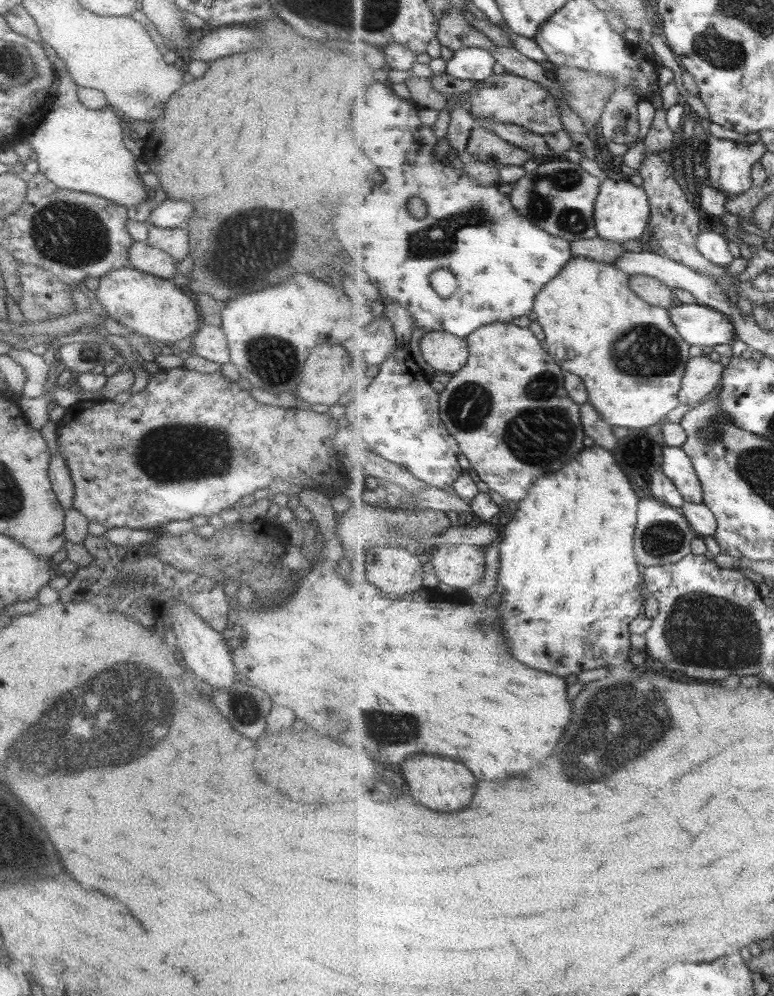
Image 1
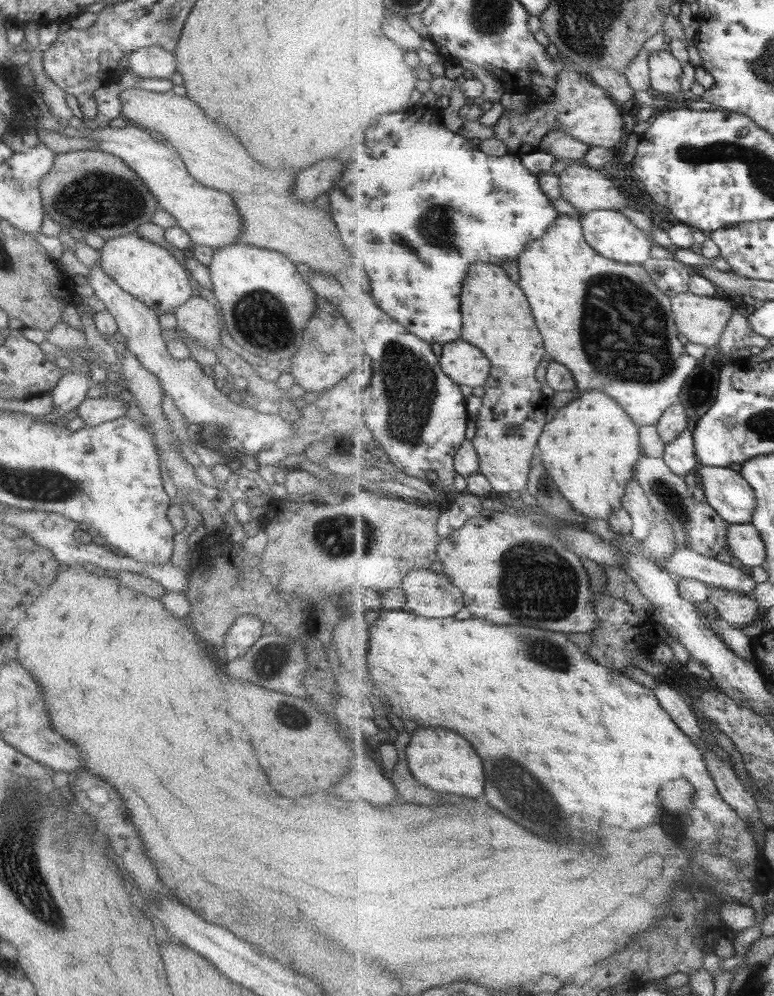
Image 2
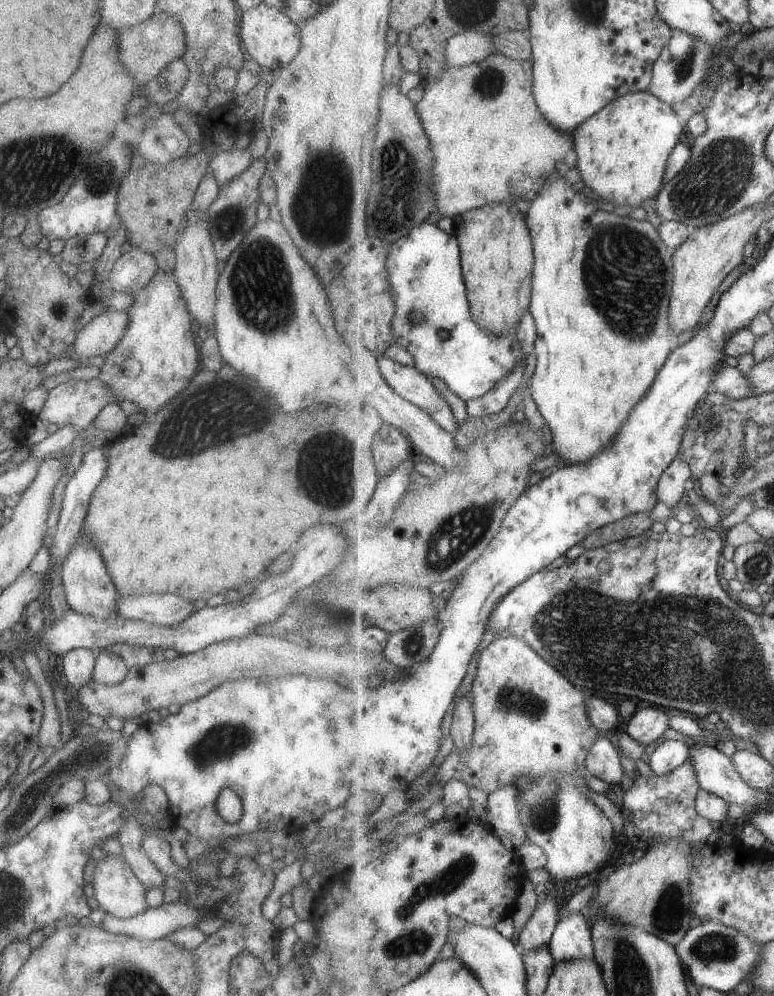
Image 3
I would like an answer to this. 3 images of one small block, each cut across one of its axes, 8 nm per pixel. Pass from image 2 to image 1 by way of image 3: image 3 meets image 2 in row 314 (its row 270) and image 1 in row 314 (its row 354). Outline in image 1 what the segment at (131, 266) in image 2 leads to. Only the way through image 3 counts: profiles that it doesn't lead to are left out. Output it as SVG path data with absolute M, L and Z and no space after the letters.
M129 266L110 270L98 279L92 294L104 308L106 316L133 333L157 342L171 343L191 337L201 326L193 296L169 282L169 279L157 278Z

